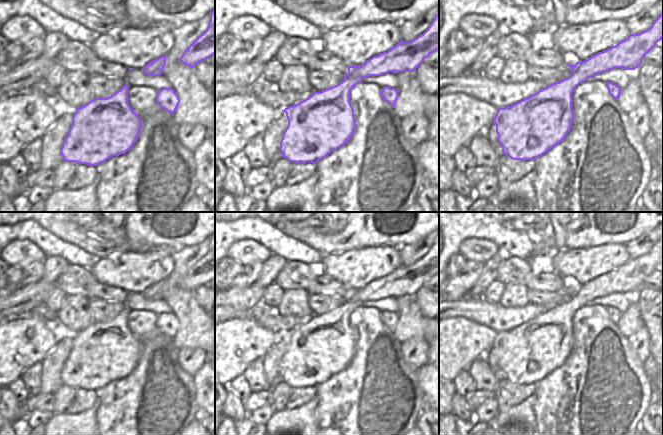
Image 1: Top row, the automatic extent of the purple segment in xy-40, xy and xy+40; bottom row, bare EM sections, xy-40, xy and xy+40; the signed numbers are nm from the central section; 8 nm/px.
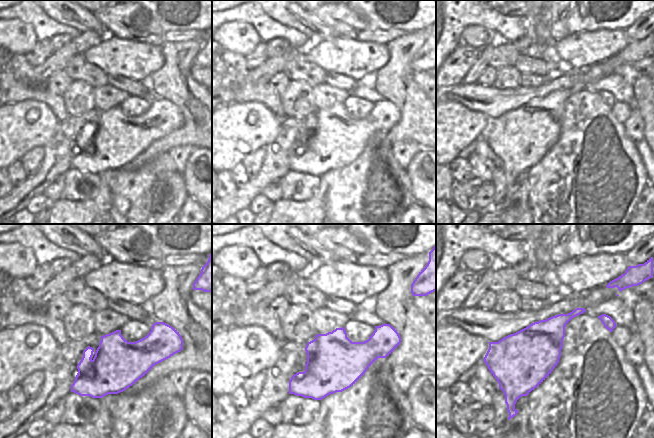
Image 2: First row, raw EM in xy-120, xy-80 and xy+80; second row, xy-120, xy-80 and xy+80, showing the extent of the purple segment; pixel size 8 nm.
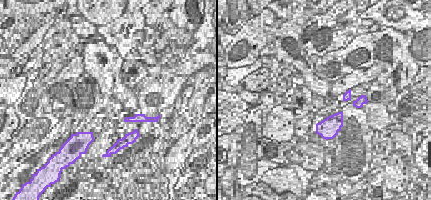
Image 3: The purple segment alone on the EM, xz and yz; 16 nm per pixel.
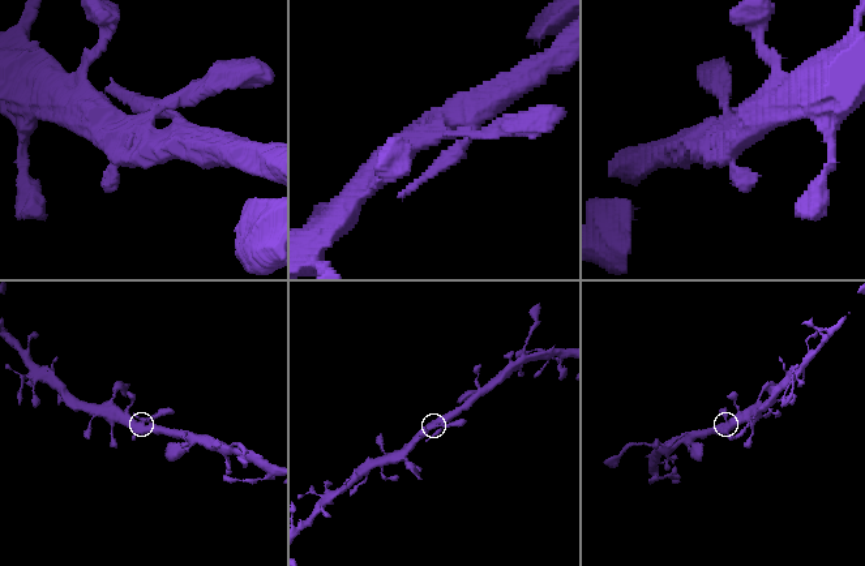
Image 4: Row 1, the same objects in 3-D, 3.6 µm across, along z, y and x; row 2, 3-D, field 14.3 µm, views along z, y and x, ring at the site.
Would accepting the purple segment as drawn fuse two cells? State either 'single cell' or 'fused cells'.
single cell

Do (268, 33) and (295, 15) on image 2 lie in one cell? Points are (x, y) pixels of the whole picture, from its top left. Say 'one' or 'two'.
two

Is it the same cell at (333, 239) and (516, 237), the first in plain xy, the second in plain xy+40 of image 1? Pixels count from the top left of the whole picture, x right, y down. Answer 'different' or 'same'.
different

